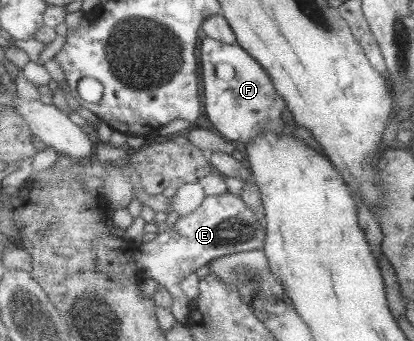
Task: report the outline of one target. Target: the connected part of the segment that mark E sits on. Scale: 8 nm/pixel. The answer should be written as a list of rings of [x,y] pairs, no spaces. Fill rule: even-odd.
[[[229,192],[223,195],[209,195],[195,213],[180,217],[173,228],[157,234],[149,242],[141,243],[136,258],[144,277],[153,279],[169,289],[174,297],[174,304],[171,306],[173,315],[179,322],[188,324],[192,318],[194,304],[183,291],[183,280],[196,273],[199,267],[208,265],[219,257],[264,249],[267,234],[266,225],[259,222],[258,215],[246,205],[241,195]]]

